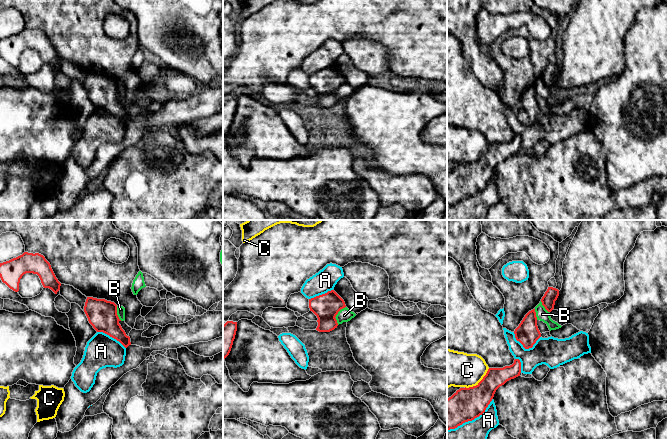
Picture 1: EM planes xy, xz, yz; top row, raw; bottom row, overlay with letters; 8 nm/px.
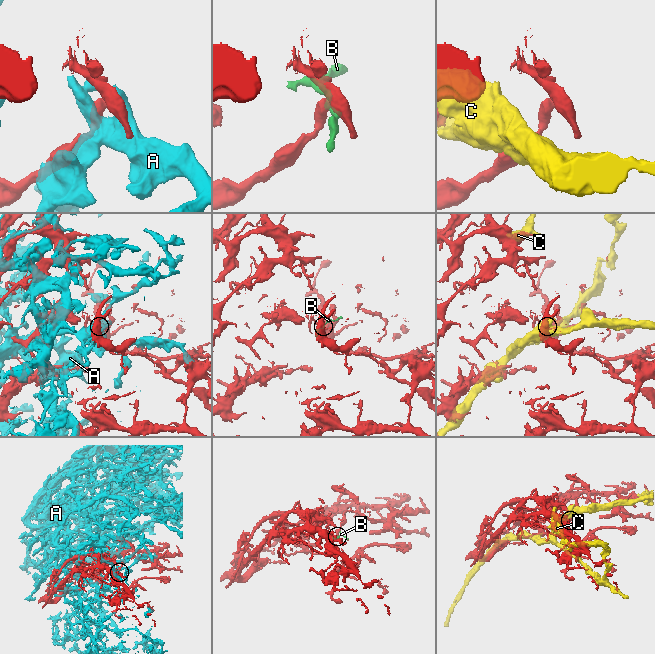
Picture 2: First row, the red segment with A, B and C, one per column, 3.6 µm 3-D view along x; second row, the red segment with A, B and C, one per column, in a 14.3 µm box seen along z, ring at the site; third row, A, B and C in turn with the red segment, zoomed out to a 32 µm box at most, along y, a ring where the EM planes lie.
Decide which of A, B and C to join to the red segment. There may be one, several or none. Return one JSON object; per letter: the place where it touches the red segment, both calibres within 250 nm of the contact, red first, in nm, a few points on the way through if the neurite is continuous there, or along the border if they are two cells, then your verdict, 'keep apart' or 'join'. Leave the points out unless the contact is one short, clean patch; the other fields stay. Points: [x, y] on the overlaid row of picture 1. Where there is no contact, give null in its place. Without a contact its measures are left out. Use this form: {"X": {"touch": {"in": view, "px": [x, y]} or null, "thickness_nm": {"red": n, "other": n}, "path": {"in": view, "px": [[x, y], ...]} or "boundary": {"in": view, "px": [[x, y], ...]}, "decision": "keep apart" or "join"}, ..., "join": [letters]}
{"A": {"touch": {"in": "yz", "px": [472, 419]}, "thickness_nm": {"red": 260, "other": 170}, "decision": "keep apart"}, "B": {"touch": {"in": "xz", "px": [336, 314]}, "thickness_nm": {"red": 200, "other": 110}, "boundary": {"in": "xz", "px": [[345, 306], [335, 317], [337, 324]]}, "decision": "keep apart"}, "C": {"touch": {"in": "yz", "px": [479, 382]}, "thickness_nm": {"red": 260, "other": 280}, "decision": "keep apart"}, "join": []}

